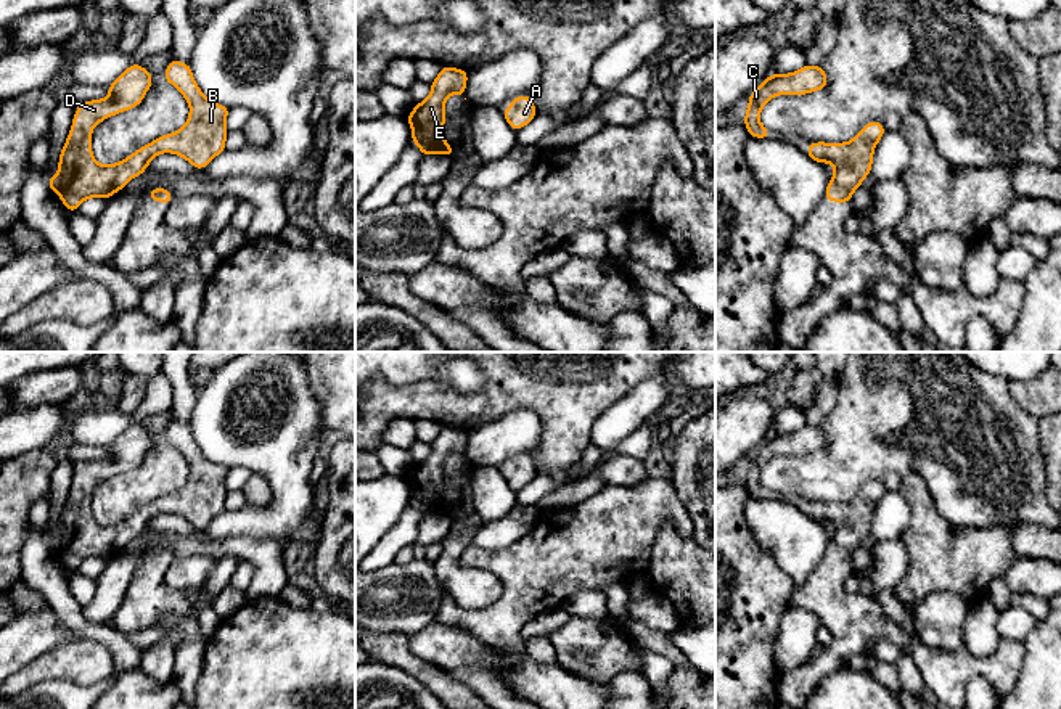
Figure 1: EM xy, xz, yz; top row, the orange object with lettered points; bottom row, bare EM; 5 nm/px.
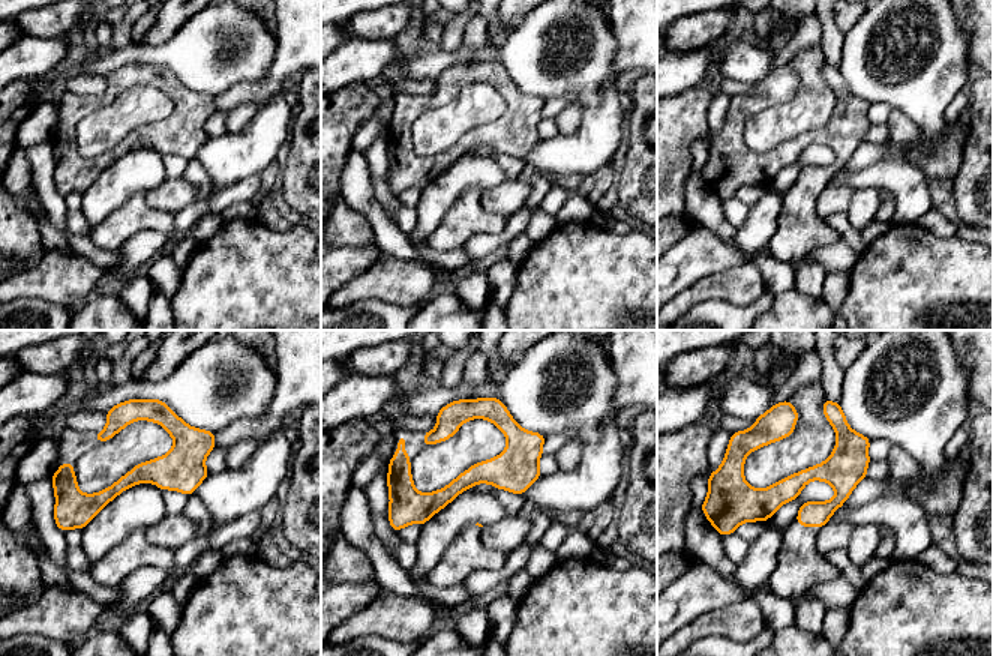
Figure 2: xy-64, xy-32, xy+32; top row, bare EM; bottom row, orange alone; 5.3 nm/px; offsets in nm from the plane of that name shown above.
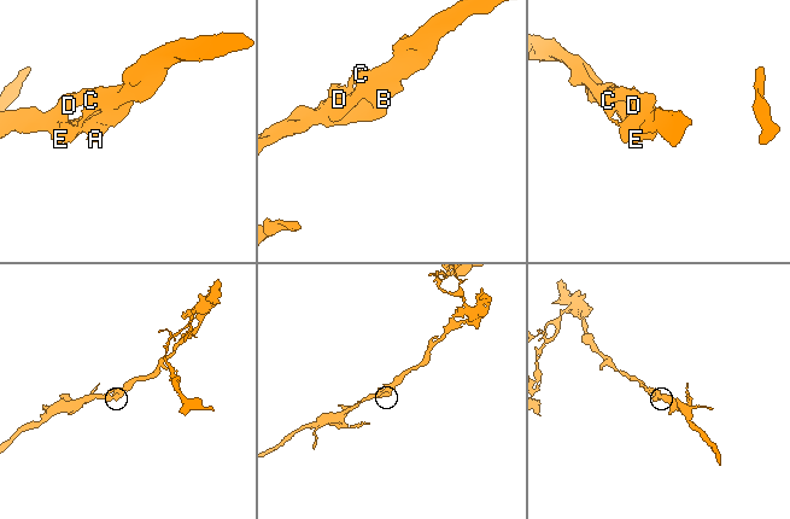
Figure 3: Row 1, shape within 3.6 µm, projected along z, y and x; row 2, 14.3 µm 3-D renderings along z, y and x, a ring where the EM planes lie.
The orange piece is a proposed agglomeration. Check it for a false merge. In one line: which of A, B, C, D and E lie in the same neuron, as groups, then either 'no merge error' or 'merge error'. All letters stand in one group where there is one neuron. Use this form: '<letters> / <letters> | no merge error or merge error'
A B C D E | no merge error

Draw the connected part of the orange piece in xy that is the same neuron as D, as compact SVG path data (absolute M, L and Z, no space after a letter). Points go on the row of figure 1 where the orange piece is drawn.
M172 59L164 71L188 101L190 116L177 132L162 135L141 146L124 161L103 166L92 154L92 129L101 121L137 108L153 84L153 76L141 64L130 64L113 84L103 100L82 101L64 146L61 148L58 175L48 178L50 190L58 193L63 206L74 212L88 198L108 199L122 190L129 180L141 175L153 158L174 153L186 159L195 169L206 169L209 162L227 150L228 106L211 101L199 90L191 66Z

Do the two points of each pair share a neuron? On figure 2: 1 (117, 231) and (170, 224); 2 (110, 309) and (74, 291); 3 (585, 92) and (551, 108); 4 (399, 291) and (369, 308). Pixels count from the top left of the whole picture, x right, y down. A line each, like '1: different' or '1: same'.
1: same
2: different
3: different
4: different

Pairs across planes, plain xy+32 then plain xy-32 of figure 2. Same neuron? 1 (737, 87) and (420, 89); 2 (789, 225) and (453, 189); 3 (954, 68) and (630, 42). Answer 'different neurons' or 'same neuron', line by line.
1: same neuron
2: different neurons
3: different neurons

